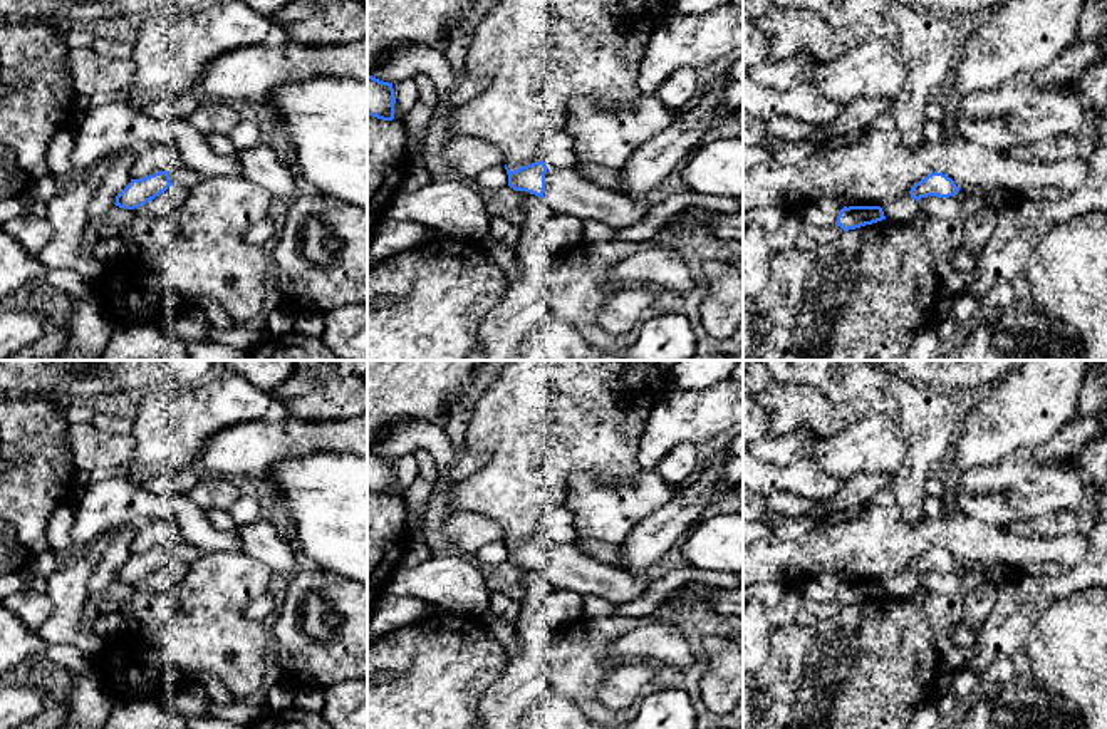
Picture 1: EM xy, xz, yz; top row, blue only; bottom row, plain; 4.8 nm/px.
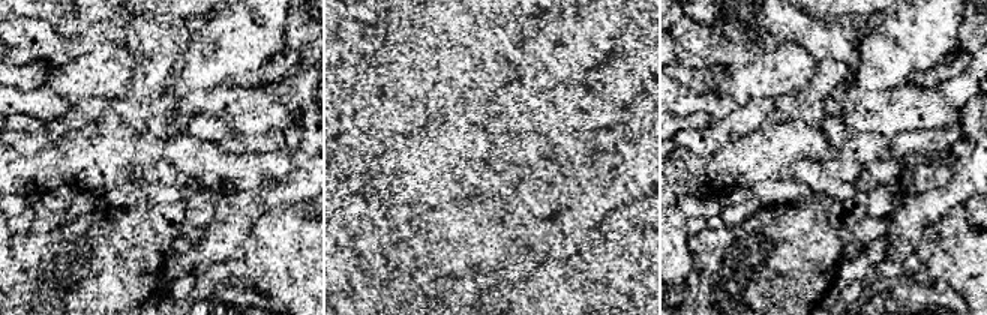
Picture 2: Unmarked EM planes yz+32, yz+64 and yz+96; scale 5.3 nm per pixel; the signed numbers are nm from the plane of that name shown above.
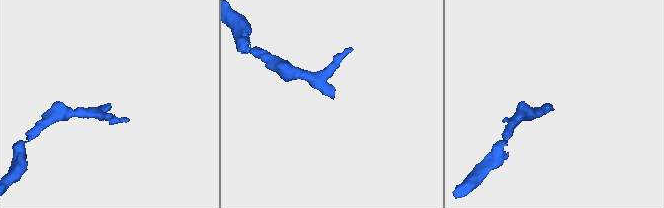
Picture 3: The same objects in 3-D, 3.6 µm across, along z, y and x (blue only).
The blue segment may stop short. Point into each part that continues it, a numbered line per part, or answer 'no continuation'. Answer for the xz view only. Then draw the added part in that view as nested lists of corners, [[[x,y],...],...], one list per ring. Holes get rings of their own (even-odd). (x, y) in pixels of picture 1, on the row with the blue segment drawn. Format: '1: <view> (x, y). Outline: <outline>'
1: xz (566, 191). Outline: [[[547,169],[543,199],[554,213],[631,228],[642,221],[649,206],[614,189],[600,188],[574,169]]]

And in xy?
1: xy (183, 176). Outline: [[[188,168],[169,169],[169,181],[171,181],[171,184],[193,188],[203,179],[205,178],[201,174],[188,169]]]

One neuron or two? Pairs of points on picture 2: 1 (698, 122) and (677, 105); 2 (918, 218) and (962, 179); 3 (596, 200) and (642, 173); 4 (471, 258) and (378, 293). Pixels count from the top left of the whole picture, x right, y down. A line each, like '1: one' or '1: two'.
1: two
2: one
3: one
4: one

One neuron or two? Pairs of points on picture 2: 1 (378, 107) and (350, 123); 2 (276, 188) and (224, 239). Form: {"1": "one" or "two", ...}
{"1": "two", "2": "one"}

